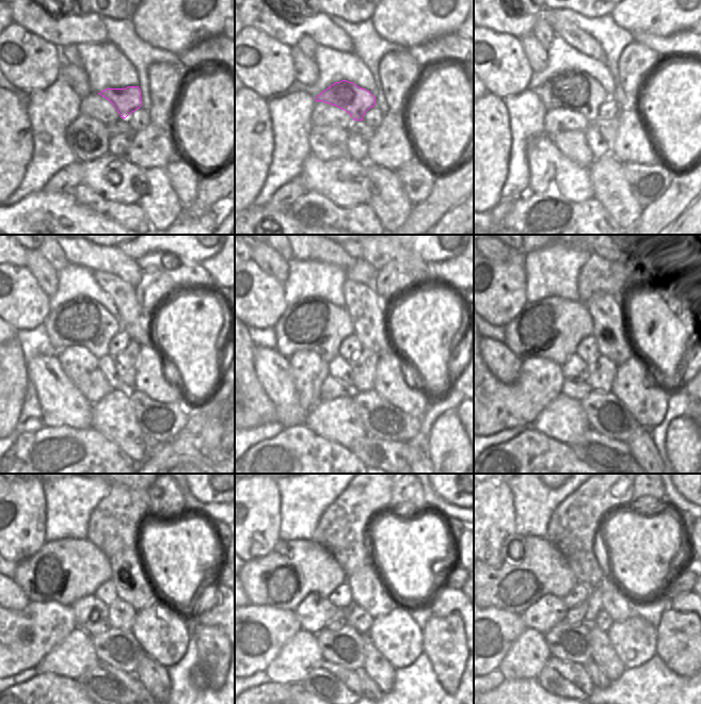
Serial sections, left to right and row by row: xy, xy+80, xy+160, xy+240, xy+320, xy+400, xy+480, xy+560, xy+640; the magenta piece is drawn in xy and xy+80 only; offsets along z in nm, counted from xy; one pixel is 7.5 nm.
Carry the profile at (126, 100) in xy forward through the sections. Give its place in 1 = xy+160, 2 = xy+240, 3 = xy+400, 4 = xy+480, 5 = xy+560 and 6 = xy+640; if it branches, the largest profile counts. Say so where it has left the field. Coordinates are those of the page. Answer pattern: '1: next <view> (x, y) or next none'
1: next xy+160 (573, 90)
2: next xy+240 (81, 322)
3: next xy+400 (552, 328)
4: next xy+480 (64, 571)
5: next xy+560 (292, 570)
6: next xy+640 (531, 568)

